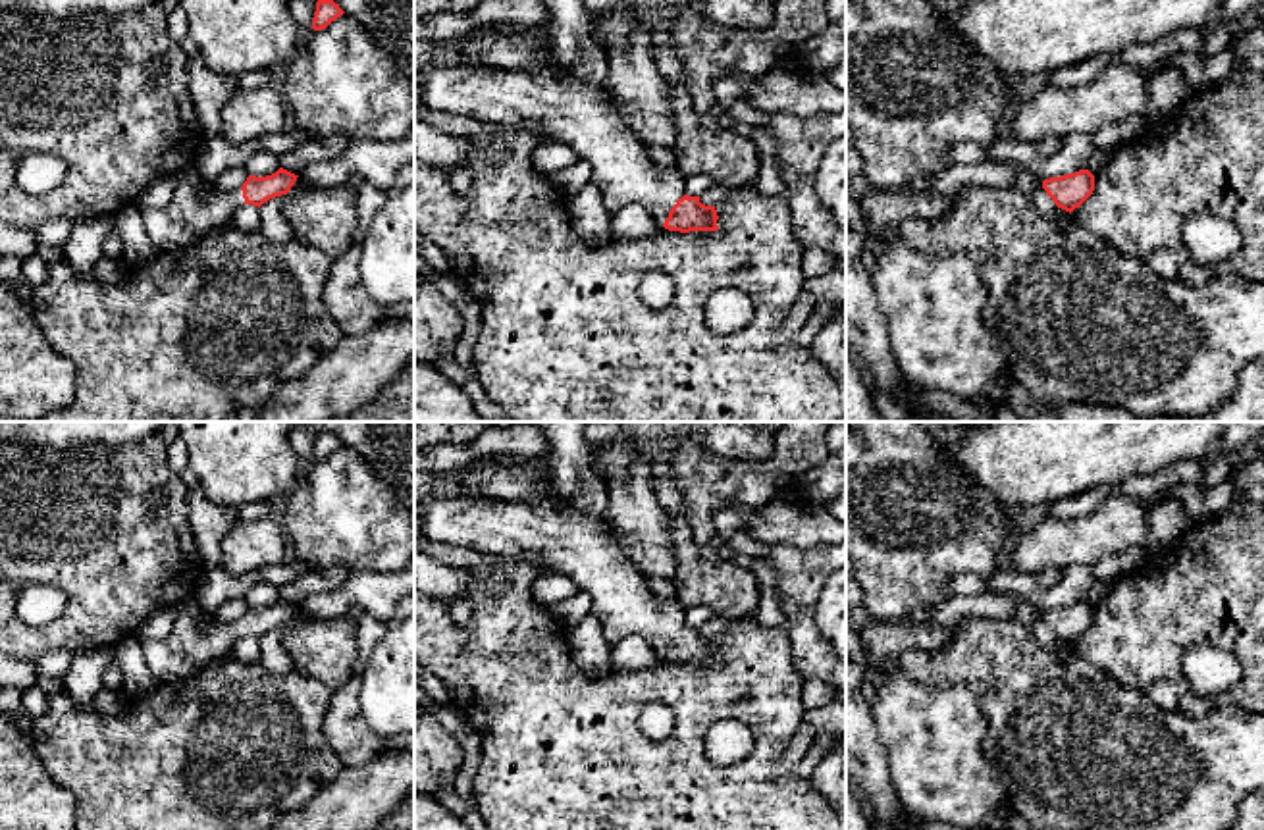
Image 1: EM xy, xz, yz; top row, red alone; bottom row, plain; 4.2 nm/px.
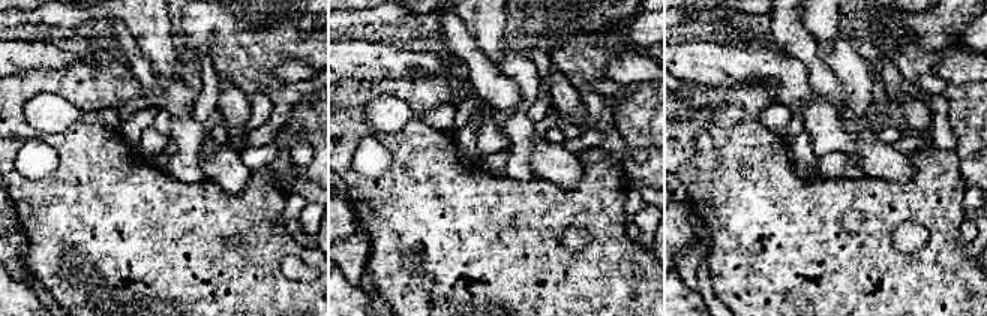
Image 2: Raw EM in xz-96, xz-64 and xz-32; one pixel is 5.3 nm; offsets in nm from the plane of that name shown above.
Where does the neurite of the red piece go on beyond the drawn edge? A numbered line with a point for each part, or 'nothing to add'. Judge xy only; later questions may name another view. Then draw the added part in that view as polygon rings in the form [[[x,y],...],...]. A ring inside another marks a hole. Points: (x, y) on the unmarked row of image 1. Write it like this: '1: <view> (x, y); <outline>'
1: xy (197, 638); [[[191,597],[175,607],[173,630],[164,639],[141,641],[141,651],[150,674],[158,682],[171,682],[191,678],[241,637],[245,637],[241,620],[218,620]]]

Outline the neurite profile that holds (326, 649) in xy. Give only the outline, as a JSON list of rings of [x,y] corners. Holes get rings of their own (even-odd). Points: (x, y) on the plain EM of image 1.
[[[304,618],[285,630],[283,647],[293,666],[335,691],[356,664],[356,620]]]

